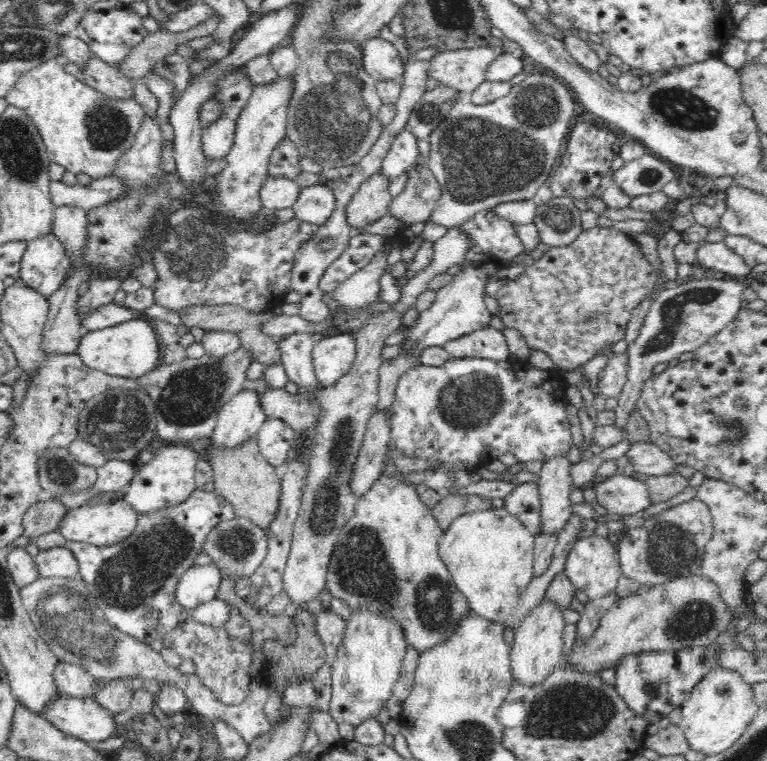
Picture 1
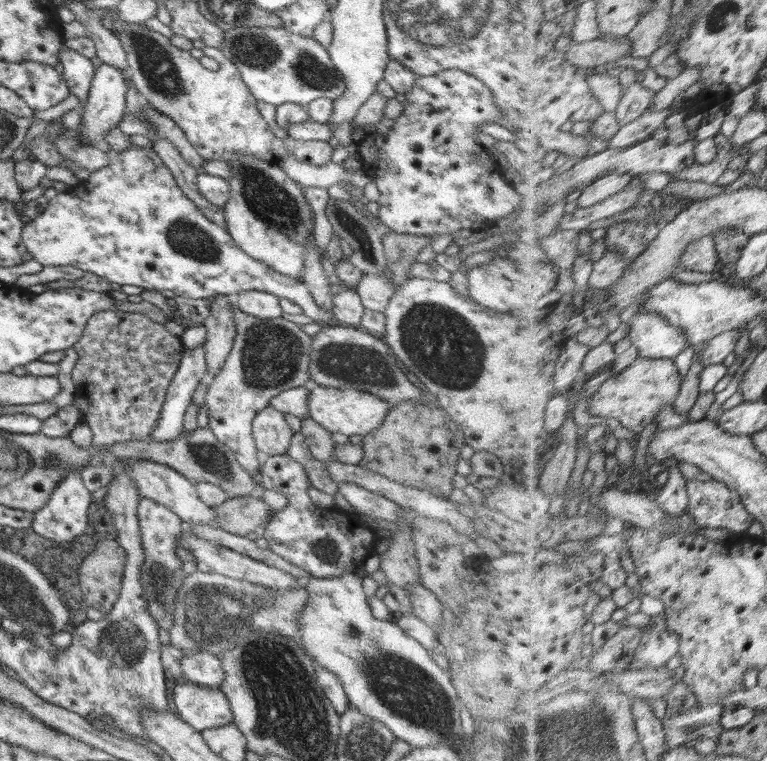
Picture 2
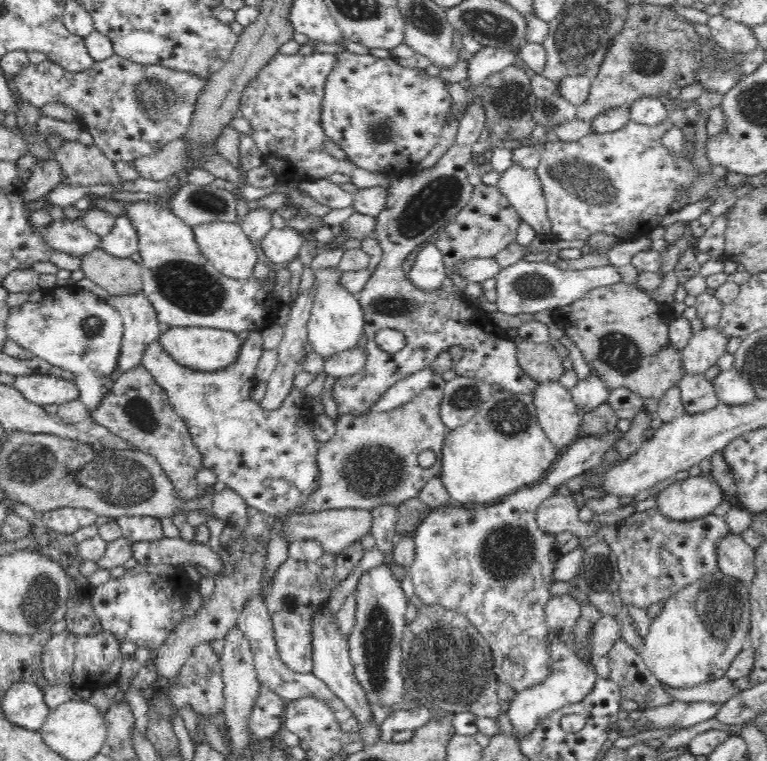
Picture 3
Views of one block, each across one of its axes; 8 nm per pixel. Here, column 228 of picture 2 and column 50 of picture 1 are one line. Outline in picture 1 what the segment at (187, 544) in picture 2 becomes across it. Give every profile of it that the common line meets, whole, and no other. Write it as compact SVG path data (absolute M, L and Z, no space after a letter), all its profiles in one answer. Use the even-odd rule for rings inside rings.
M68 543L66 546L40 551L34 560L39 570L39 576L44 578L58 576L74 579L78 577L79 564L69 549Z

